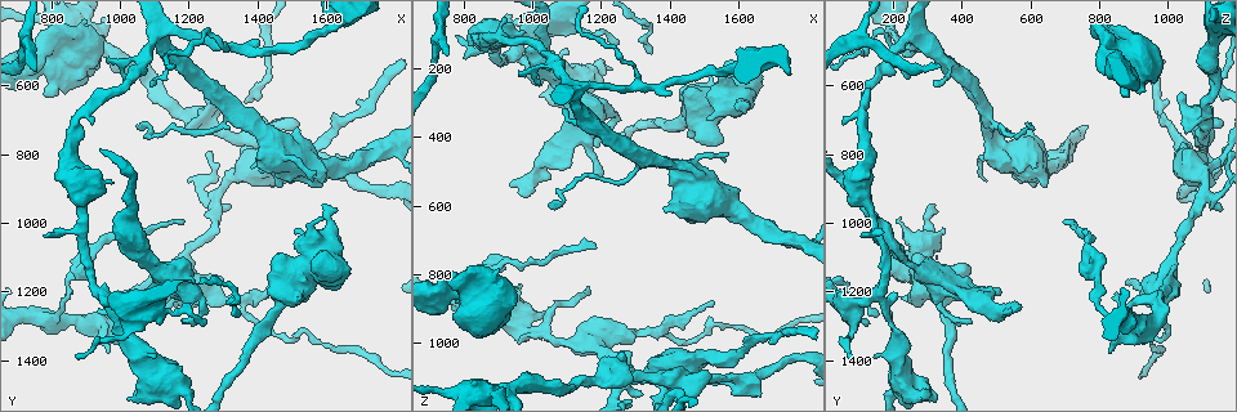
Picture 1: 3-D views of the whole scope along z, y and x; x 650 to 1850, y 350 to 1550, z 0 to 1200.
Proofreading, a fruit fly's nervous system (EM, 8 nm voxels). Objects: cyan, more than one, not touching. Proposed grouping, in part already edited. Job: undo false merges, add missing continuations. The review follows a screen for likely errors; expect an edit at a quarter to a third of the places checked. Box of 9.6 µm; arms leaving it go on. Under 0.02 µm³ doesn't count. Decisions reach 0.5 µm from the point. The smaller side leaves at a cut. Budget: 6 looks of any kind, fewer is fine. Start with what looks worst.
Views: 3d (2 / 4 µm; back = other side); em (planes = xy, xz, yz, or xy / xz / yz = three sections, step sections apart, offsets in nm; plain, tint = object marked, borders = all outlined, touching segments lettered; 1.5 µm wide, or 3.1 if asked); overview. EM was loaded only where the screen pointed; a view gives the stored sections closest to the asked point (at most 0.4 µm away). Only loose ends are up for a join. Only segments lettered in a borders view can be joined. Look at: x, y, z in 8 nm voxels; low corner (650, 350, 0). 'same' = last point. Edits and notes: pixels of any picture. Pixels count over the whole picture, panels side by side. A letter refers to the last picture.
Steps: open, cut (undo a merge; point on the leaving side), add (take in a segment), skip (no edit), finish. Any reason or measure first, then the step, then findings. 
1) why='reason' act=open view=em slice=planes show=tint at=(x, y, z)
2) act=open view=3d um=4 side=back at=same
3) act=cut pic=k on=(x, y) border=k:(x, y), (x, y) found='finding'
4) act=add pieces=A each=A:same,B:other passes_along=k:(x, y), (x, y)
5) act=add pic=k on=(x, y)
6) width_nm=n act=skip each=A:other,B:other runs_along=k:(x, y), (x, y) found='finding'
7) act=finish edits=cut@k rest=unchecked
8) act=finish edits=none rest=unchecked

why='a fork' act=open view=em slice=xy step=8 show=tint at=(960, 1210, 170)

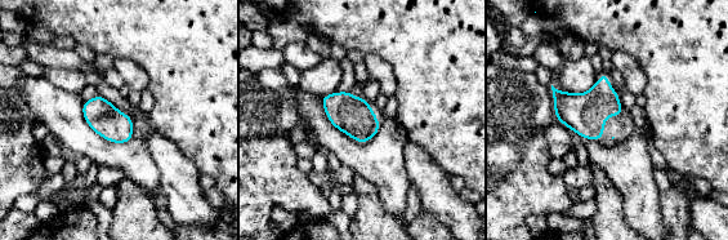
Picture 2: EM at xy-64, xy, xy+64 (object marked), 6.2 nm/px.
act=open view=em slice=planes show=borders at=same

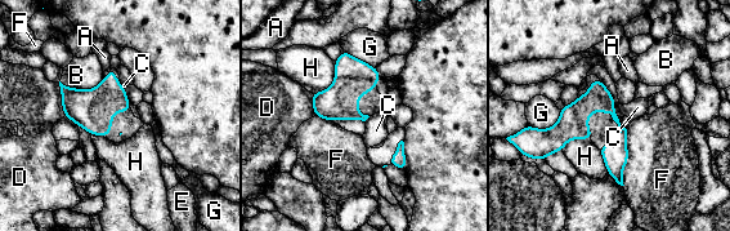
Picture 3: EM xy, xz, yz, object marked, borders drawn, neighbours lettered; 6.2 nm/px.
act=skip each=A:other,B:other,C:other,D:other,E:other,F:other,G:other,H:other found='continuous, no second cell'

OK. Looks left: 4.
why='branch stops here' act=open view=3d um=2 at=(940, 1250, 550)

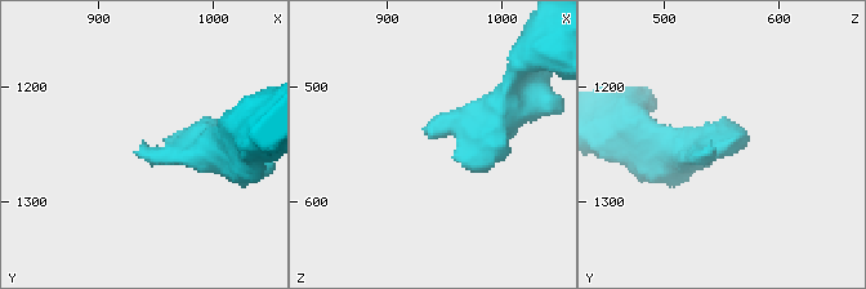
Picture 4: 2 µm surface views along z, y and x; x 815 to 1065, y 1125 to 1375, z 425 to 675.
act=open view=em slice=xy step=4 show=tint at=(936, 1252, 542)

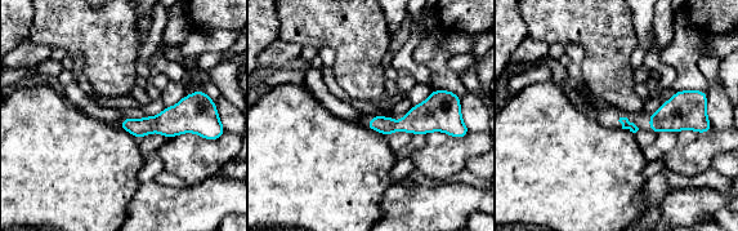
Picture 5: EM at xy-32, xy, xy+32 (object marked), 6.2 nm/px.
why='cut it another way' act=open view=em slice=planes show=borders at=same

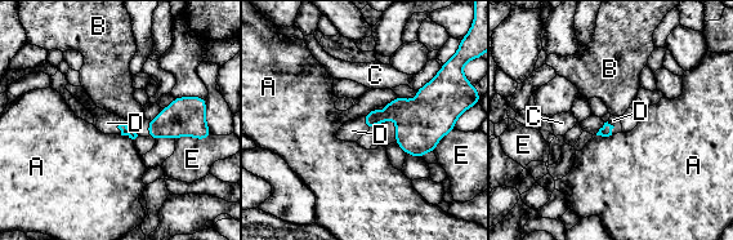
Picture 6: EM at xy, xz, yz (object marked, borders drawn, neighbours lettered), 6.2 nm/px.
act=add pic=6 on=(107, 123) each=A:other,B:other,C:other,D:same,E:other passes_along=6:(125, 130), (117, 127), (107, 123) found='the cell continues'

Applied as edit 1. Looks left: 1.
act=finish edits=add@6 rest=unchecked

